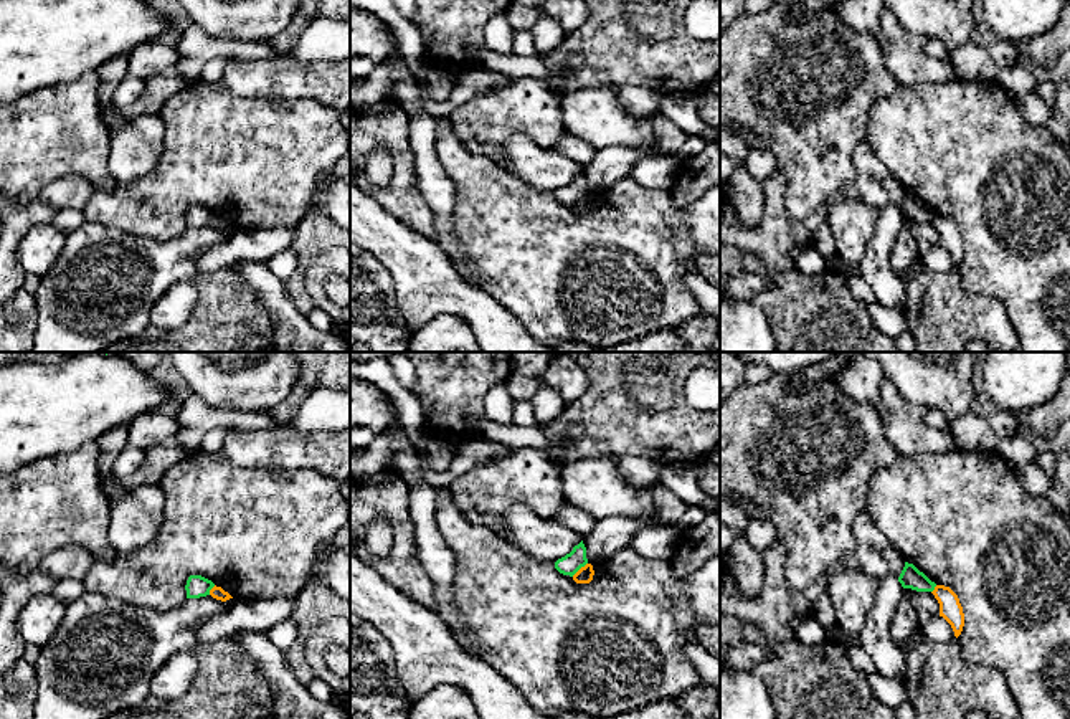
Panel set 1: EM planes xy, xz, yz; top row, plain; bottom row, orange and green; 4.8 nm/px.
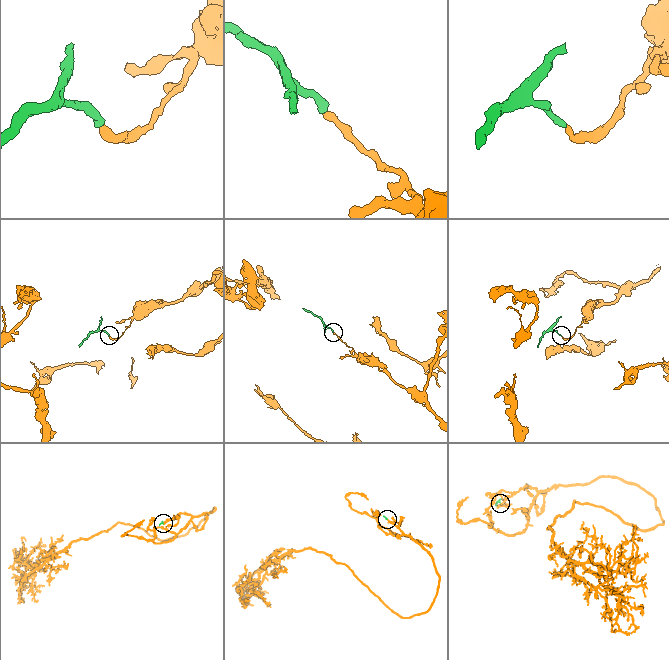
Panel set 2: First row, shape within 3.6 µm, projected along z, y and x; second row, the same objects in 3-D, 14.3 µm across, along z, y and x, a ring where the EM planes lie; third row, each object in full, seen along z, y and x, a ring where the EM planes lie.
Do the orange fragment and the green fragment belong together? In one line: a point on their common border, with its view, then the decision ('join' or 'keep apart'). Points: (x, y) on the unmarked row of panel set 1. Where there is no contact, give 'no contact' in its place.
xz (580, 199) | keep apart

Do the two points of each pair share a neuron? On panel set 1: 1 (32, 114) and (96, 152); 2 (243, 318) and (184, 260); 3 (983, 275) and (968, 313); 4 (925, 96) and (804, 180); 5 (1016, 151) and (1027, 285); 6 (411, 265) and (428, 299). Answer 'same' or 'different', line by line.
1: same
2: different
3: different
4: different
5: same
6: same

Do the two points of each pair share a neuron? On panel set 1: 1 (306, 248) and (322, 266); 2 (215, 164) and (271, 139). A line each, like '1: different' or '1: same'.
1: different
2: same

